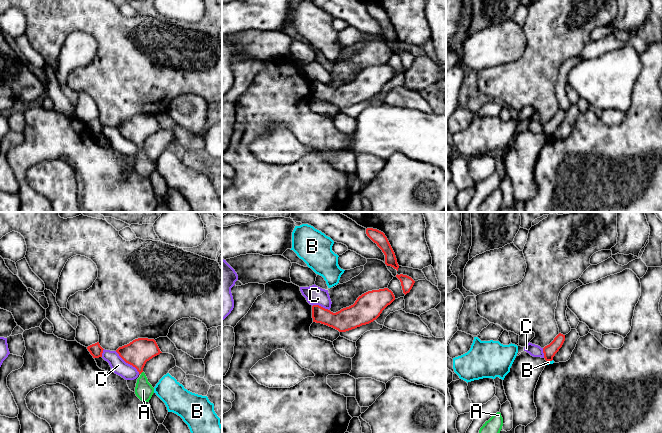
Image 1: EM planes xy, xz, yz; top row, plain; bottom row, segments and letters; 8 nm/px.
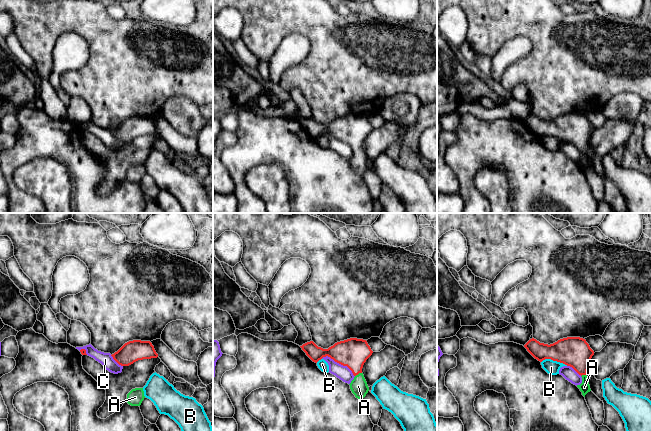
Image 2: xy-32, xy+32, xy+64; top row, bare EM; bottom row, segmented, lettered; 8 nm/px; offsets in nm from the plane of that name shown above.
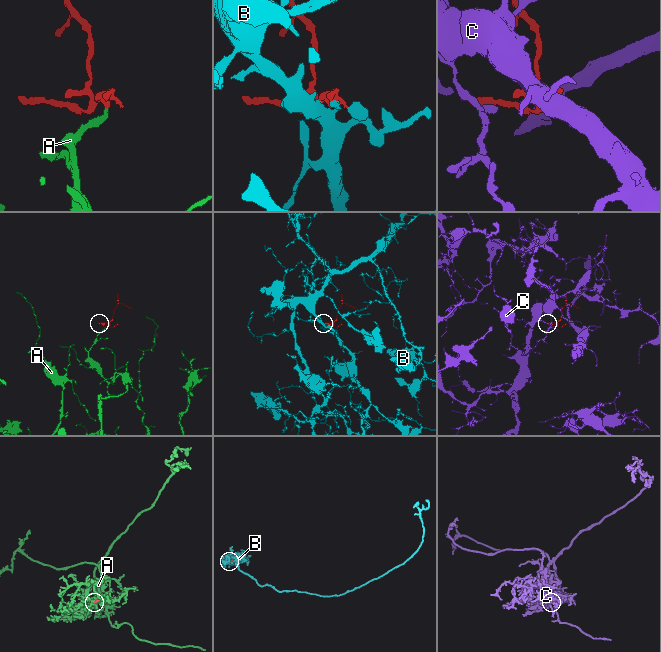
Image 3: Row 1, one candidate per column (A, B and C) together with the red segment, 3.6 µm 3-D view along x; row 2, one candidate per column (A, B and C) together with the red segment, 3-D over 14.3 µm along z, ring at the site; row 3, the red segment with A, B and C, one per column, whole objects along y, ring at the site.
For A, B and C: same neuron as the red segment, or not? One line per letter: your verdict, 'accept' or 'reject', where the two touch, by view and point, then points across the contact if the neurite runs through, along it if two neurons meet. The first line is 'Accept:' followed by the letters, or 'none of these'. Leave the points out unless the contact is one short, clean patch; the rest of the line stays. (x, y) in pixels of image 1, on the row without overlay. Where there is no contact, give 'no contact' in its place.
Accept: A
A: accept; contact xy (141, 148); way xy (139, 127), (141, 148), (143, 166)
B: reject; contact yz (549, 136)
C: reject; contact xy (128, 139)

